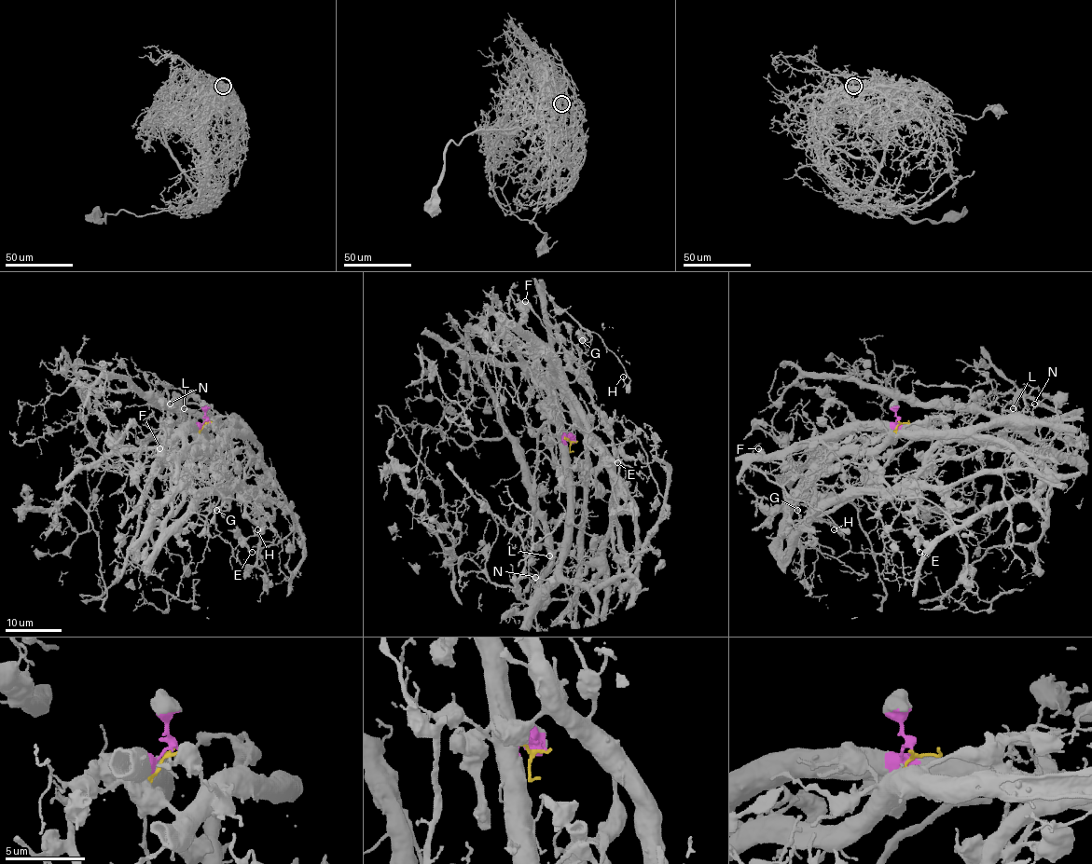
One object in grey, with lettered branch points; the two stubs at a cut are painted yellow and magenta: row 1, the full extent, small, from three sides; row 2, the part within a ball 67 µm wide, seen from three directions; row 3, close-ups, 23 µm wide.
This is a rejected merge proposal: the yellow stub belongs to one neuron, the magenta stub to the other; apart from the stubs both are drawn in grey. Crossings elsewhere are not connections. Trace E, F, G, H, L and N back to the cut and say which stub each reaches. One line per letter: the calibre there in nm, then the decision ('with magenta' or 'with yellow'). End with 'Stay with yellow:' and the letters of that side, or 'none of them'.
E: 280 nm thick; with yellow
F: 550 nm thick; with yellow
G: 130 nm thick; with magenta
H: 100 nm thick; with magenta
L: 110 nm thick; with magenta
N: 160 nm thick; with magenta
Stay with yellow: E, F

